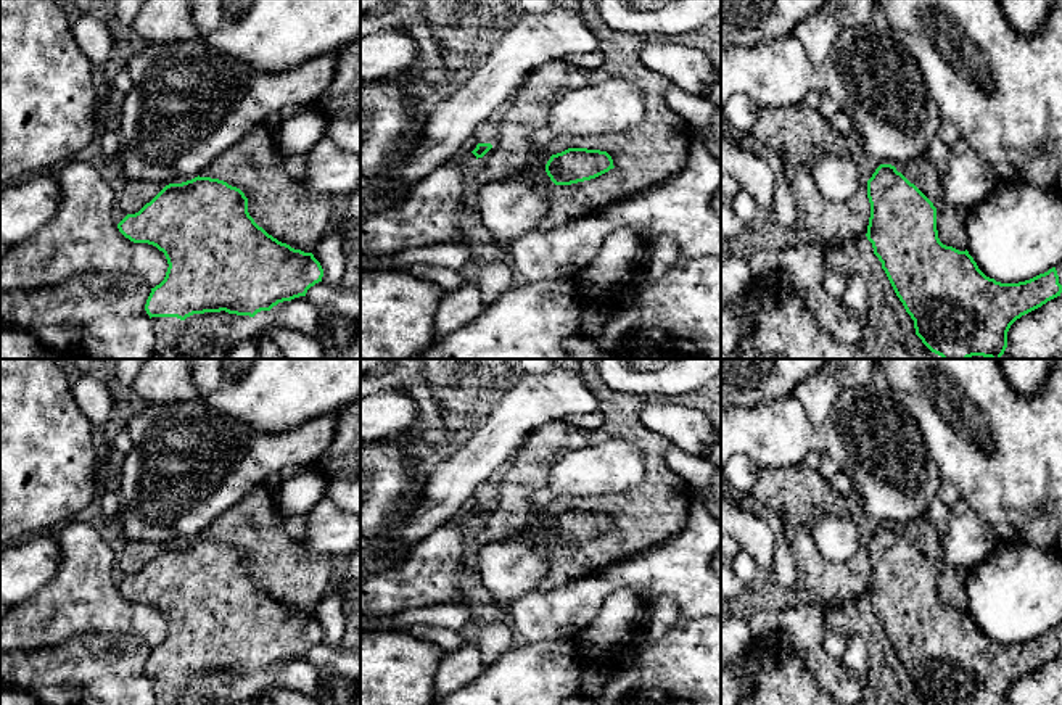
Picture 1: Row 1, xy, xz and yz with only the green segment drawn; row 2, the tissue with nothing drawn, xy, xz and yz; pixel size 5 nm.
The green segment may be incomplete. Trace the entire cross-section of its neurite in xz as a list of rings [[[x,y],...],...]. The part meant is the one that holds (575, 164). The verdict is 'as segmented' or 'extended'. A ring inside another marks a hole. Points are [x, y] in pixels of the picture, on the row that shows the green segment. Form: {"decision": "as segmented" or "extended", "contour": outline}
{"decision": "as segmented", "contour": [[[568,148],[550,156],[545,172],[555,185],[571,185],[595,179],[613,167],[613,159],[607,151]]]}

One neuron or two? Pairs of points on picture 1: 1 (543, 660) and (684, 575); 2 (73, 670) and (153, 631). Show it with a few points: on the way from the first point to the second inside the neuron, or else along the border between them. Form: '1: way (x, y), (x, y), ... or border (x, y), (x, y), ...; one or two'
1: border (573, 636), (536, 643); two
2: border (137, 639), (152, 647); two

